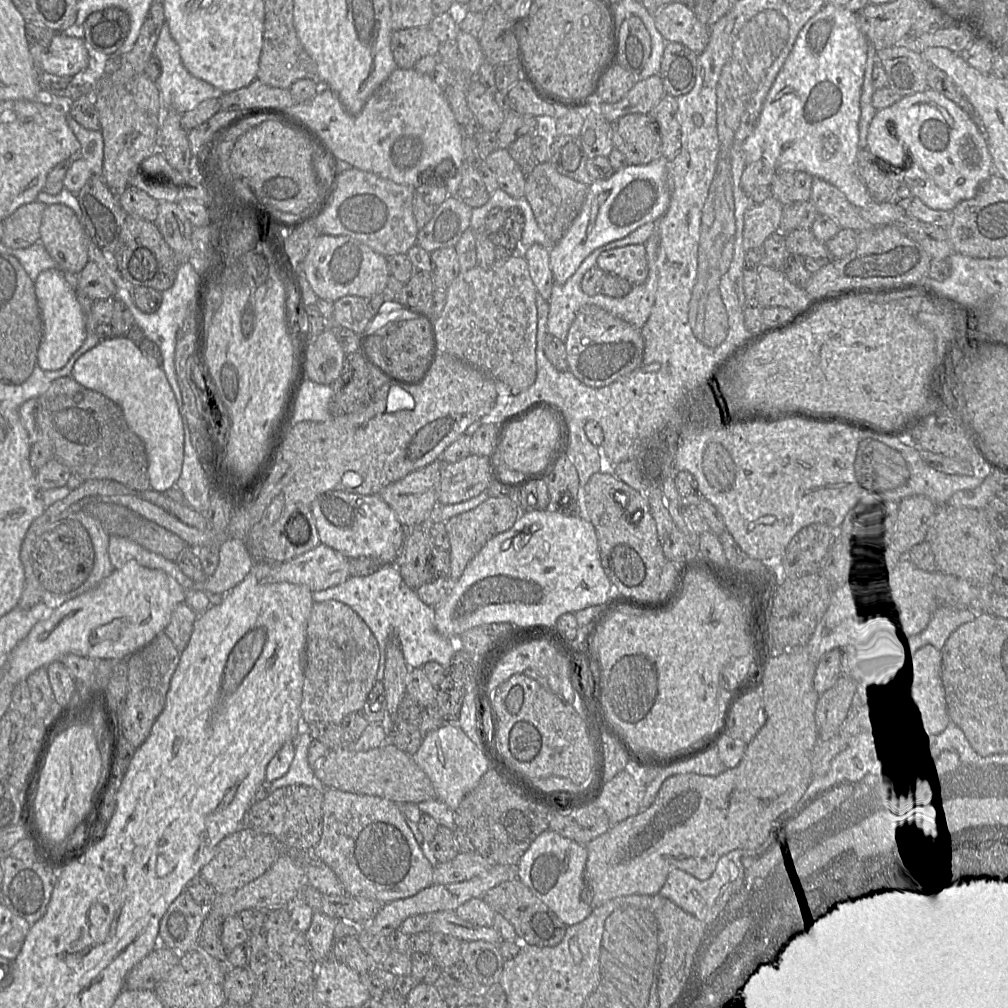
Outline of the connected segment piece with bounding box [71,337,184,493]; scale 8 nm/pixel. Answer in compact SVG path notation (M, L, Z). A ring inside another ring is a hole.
M127 337L100 343L75 363L71 377L81 386L116 403L129 428L143 442L150 489L164 493L180 477L184 456L184 431L175 395L161 367L142 353Z

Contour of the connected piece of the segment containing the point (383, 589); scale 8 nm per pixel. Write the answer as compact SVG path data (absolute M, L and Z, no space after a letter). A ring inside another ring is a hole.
M396 564L382 565L376 572L362 577L350 576L337 586L313 592L314 603L336 600L349 606L369 627L379 647L377 681L383 681L386 644L395 635L400 642L404 660L410 669L422 668L427 662L437 662L445 669L457 651L455 638L440 635L435 628L434 607L423 603L415 590L403 580Z

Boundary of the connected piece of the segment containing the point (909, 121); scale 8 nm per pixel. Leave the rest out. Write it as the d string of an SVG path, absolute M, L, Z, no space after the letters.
M926 89L922 92L904 96L893 105L877 110L869 125L866 142L869 152L882 160L885 167L890 170L898 170L898 179L901 186L906 186L914 197L919 198L927 207L934 210L952 211L961 201L972 199L977 194L981 184L989 179L994 172L992 157L988 151L986 139L979 127L963 109L933 89Z

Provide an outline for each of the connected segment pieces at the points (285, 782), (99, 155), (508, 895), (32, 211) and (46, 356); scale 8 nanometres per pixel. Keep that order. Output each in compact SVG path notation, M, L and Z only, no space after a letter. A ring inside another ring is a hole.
M302 724L301 732L295 739L295 755L289 770L280 778L271 782L272 791L290 785L308 785L320 792L324 792L325 786L315 776L308 762L308 748L312 737Z
M68 102L66 103L67 122L80 143L78 157L83 158L91 173L96 176L103 174L104 140L100 130L88 130L78 124L70 115Z
M517 877L502 882L488 890L482 899L495 913L501 914L511 923L516 932L517 941L521 944L556 946L565 936L568 926Z
M35 201L19 207L4 223L2 244L24 249L40 242L40 226L46 205Z
M60 269L41 272L35 281L35 293L42 320L42 339L37 353L37 365L44 371L63 368L72 355L82 346L86 338L85 316L77 301L75 291L69 286Z

